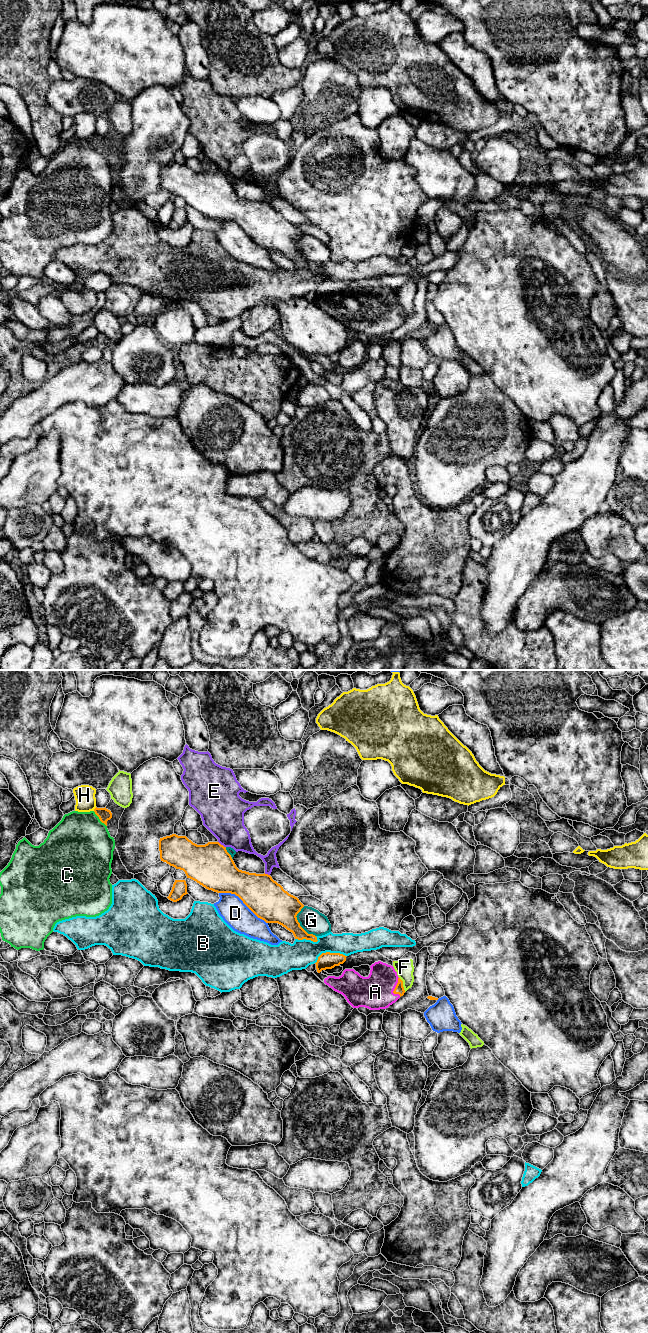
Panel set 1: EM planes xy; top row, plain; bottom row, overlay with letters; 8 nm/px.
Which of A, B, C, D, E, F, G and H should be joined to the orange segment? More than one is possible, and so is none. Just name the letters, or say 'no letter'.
A

